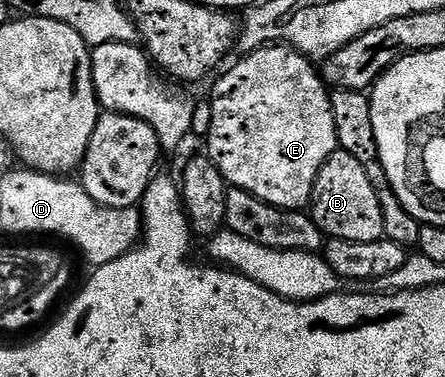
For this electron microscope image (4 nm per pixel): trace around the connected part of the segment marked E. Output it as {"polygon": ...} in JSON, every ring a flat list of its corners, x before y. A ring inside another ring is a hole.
{"polygon":[[268,44,260,50,244,53,242,57,232,70,225,71,216,80,211,90,206,161,219,169,220,176,229,185,239,189,236,191,250,196,264,207,295,210,310,199,317,172,333,154,333,127,328,103,319,95,320,81,307,74,308,63,290,46]]}

